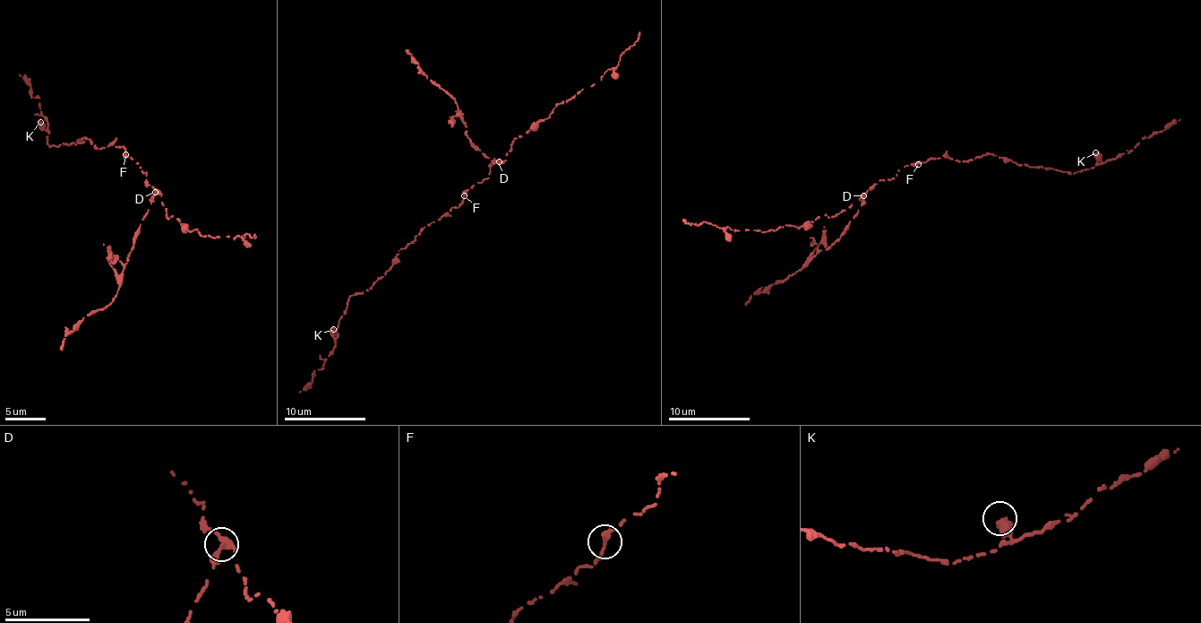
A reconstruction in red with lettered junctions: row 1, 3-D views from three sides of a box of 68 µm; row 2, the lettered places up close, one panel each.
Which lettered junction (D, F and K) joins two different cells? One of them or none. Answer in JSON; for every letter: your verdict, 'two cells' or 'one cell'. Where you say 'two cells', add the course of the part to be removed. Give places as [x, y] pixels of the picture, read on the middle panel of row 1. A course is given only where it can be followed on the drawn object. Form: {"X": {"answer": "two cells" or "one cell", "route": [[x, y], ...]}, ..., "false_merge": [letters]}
{"D": {"answer": "two cells", "route": [[499, 160], [494, 162], [476, 151], [465, 132], [457, 102], [426, 79], [407, 50]]}, "F": {"answer": "one cell"}, "K": {"answer": "one cell"}, "false_merge": ["D"]}

